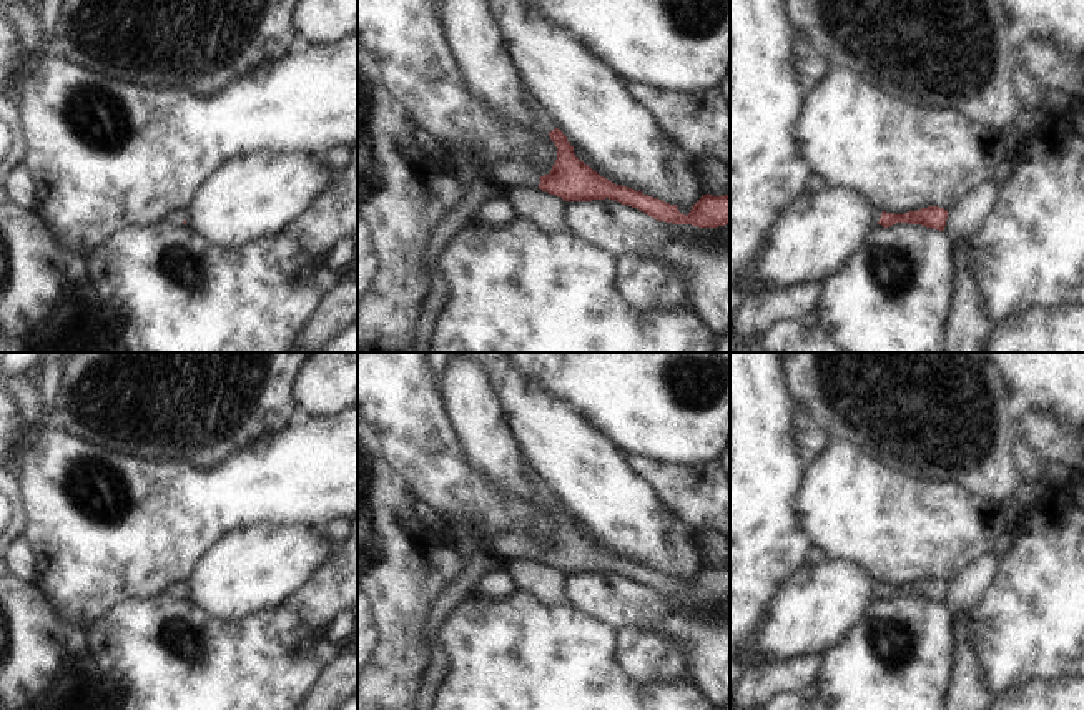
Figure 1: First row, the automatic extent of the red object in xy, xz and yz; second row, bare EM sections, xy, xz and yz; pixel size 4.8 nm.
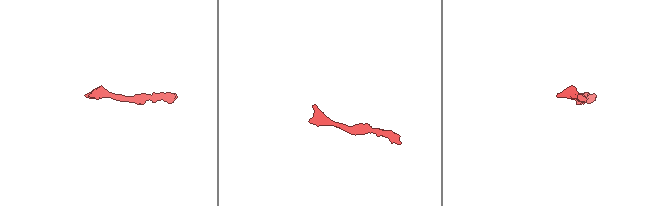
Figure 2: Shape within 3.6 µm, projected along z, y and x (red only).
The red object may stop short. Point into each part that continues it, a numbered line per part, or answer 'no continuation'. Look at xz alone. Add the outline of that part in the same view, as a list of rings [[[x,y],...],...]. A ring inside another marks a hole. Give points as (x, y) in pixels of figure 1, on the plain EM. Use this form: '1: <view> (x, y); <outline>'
1: xz (536, 481); [[[525,461],[525,477],[540,497],[544,497],[549,504],[555,502],[554,494],[550,492],[544,479],[530,467],[529,461]]]

